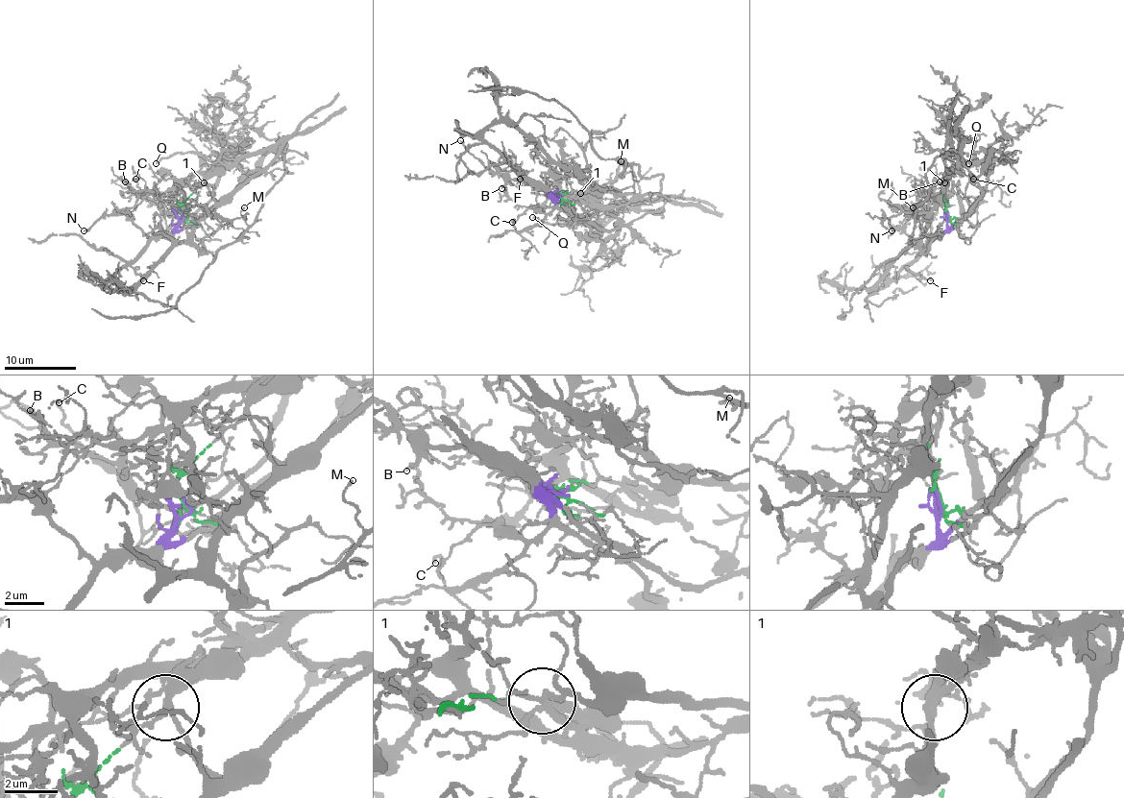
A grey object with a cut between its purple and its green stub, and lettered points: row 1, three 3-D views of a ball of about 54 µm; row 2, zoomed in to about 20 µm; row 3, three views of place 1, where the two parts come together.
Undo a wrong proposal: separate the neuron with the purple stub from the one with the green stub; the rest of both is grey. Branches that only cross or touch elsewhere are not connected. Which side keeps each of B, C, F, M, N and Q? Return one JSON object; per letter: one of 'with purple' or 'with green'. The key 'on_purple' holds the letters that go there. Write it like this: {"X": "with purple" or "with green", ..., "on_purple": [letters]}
{"B": "with purple", "C": "with purple", "F": "with purple", "M": "with green", "N": "with purple", "Q": "with green", "on_purple": ["B", "C", "F", "N"]}

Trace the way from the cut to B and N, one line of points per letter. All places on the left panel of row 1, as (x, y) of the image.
B: (182, 212), (183, 218), (176, 225), (178, 220), (169, 216), (155, 191), (136, 194), (124, 181)
N: (182, 212), (183, 220), (175, 229), (149, 237), (122, 214), (103, 214), (83, 230)

